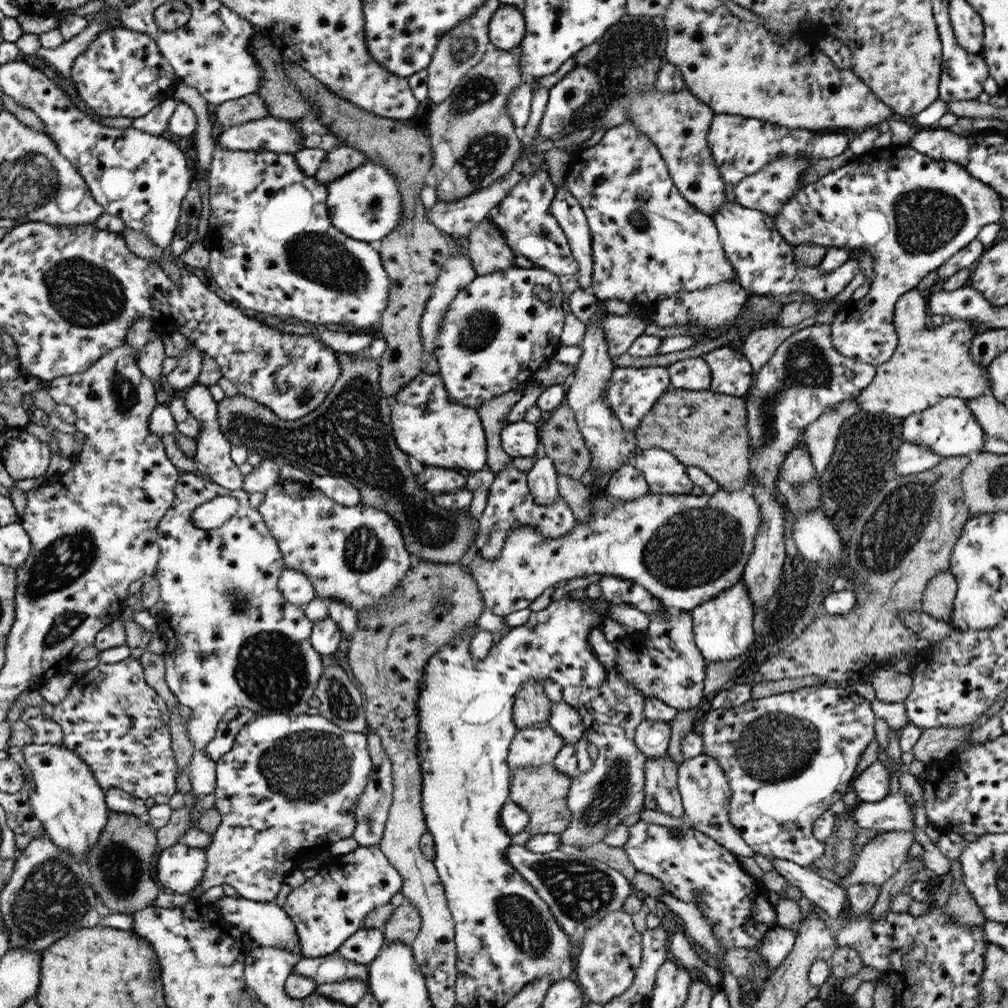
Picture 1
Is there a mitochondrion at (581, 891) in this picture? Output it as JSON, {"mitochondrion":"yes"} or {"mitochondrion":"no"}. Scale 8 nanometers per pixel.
{"mitochondrion":"yes"}

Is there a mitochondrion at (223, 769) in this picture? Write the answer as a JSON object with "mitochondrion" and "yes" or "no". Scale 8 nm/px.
{"mitochondrion":"no"}

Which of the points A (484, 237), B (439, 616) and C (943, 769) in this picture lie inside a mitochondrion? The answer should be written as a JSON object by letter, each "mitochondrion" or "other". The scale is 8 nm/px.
{"A":"other","B":"other","C":"other"}

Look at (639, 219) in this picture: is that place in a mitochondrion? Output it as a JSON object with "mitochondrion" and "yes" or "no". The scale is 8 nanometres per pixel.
{"mitochondrion":"yes"}

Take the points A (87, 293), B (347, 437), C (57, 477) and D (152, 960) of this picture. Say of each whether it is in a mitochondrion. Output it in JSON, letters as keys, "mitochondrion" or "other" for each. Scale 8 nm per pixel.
{"A":"mitochondrion","B":"mitochondrion","C":"other","D":"other"}

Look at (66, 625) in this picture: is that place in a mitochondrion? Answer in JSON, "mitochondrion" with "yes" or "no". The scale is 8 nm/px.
{"mitochondrion":"yes"}

